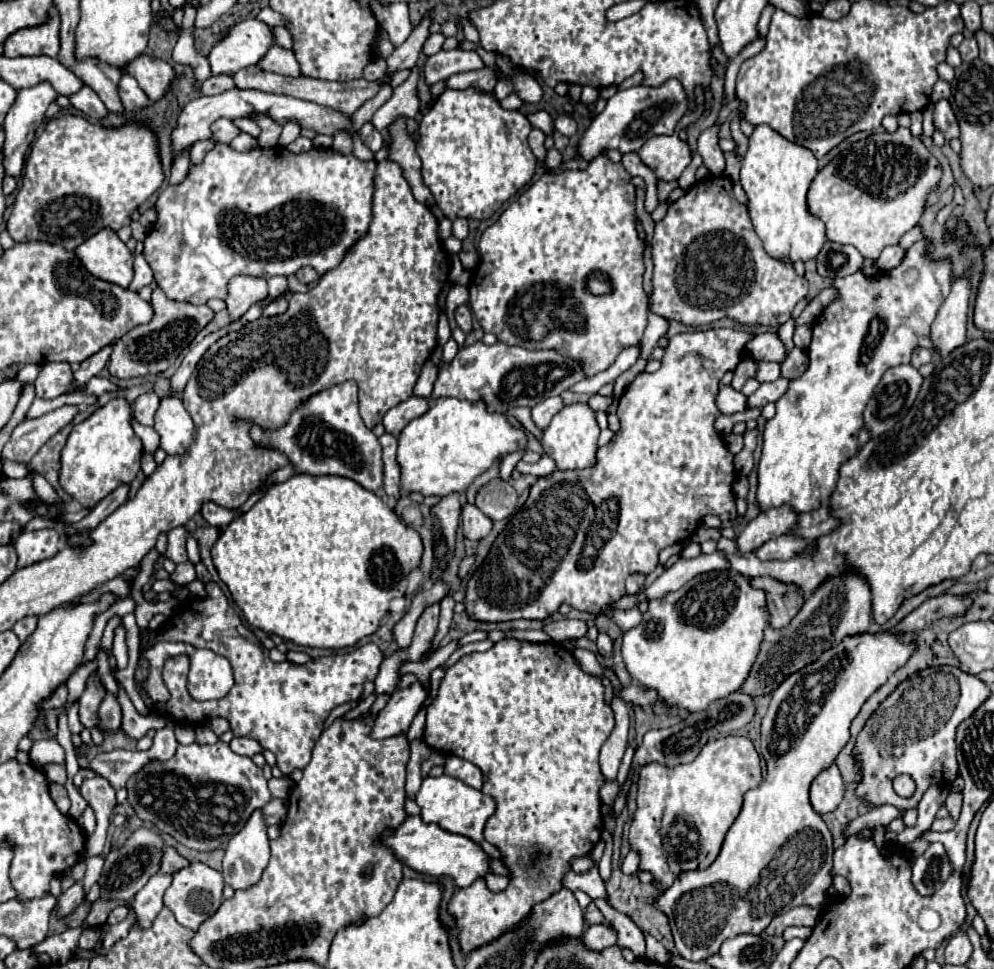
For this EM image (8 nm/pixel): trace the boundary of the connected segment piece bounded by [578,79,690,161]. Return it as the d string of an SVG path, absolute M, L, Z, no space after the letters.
M678 79L664 81L658 87L636 85L630 89L620 89L616 95L608 99L604 111L594 117L592 125L588 127L578 145L578 153L586 161L592 161L602 151L610 149L618 149L622 153L640 151L640 147L648 141L648 137L672 135L680 119L688 113L688 109L690 109L690 95L686 93L686 89Z

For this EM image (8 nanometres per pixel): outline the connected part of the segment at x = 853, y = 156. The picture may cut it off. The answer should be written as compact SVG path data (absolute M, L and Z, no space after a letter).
M898 127L894 133L874 133L862 141L856 141L836 155L812 181L808 189L808 207L826 223L826 237L830 241L854 245L862 257L876 261L884 247L896 245L898 239L920 221L926 211L928 195L938 189L940 177L942 167L930 149L914 137L910 129Z

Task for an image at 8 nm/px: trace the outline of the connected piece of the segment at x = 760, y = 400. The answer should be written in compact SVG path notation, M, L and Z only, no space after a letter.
M778 377L776 381L762 383L762 385L758 387L758 391L748 397L748 405L750 405L750 407L764 407L764 405L770 403L770 401L778 401L778 399L786 393L788 383L790 383L790 381L788 381L786 377Z

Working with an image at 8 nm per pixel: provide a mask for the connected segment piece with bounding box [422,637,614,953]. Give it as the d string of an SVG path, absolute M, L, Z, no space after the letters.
M508 637L484 653L460 657L446 671L438 697L428 707L422 739L432 749L444 755L460 755L482 769L482 791L496 801L496 813L488 819L484 837L500 847L510 869L510 885L502 893L490 893L485 879L480 878L452 897L448 911L458 921L460 945L466 953L526 919L538 901L560 889L562 875L570 871L570 861L588 855L602 839L600 787L606 777L602 777L598 755L614 729L614 713L604 699L604 691L602 679L584 673L574 655L560 643L532 643Z

